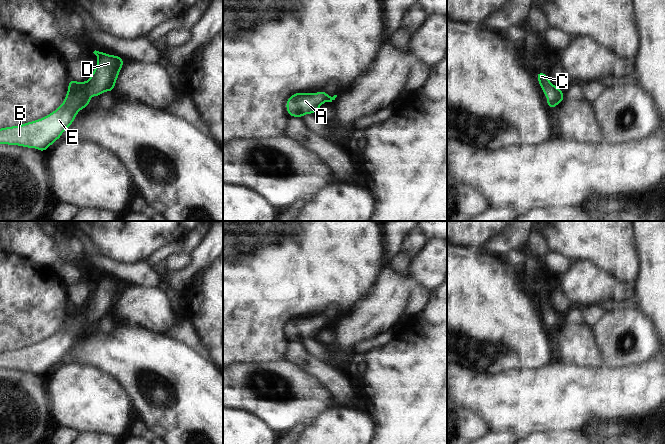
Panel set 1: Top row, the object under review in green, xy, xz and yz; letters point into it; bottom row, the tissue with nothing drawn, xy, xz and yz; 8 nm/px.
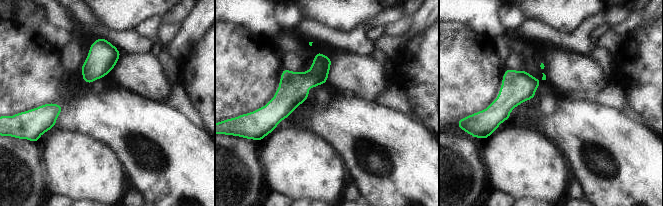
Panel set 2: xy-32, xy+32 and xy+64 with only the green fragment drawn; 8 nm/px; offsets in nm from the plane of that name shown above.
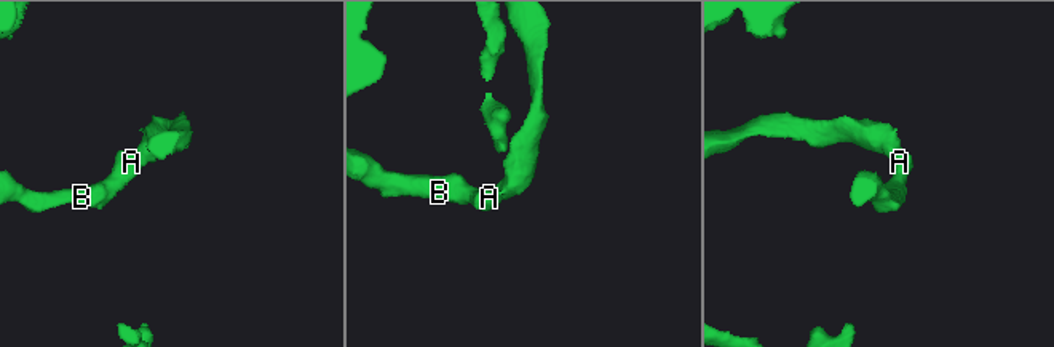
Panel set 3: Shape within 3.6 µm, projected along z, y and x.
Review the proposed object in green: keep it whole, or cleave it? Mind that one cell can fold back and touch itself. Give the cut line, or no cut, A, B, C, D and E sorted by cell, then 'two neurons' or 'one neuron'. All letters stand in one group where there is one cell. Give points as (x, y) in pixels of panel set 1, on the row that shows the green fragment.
no cut; A B C D E; one neuron

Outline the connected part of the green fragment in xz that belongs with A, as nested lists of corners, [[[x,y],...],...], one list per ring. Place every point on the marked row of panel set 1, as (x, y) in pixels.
[[[324,90],[313,93],[297,92],[286,101],[286,111],[290,117],[301,118],[306,114],[314,114],[324,102],[332,102],[337,95],[331,97]]]

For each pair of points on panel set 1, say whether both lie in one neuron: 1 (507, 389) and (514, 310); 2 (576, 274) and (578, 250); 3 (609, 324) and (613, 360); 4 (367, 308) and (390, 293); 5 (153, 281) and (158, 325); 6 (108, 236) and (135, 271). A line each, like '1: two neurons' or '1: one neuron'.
1: two neurons
2: two neurons
3: one neuron
4: one neuron
5: two neurons
6: two neurons

